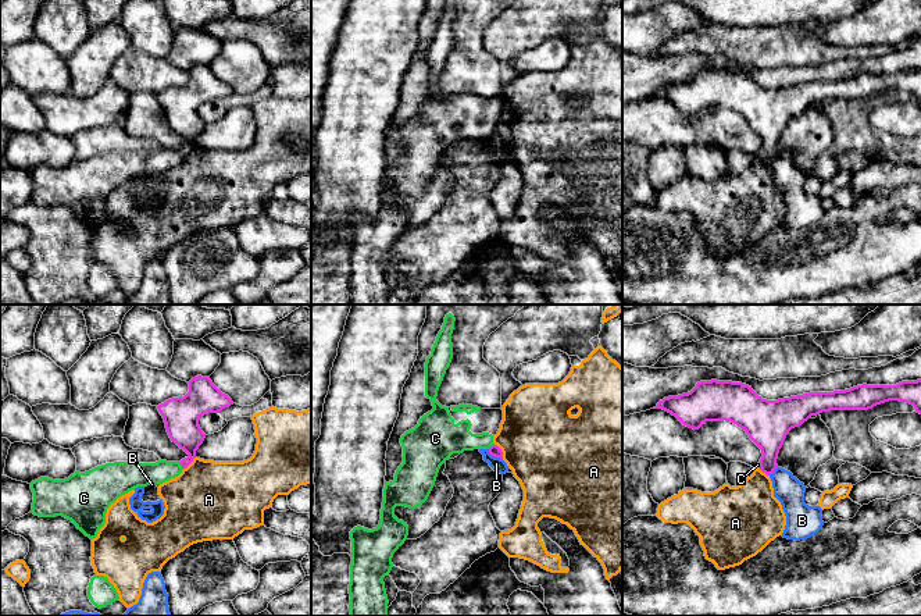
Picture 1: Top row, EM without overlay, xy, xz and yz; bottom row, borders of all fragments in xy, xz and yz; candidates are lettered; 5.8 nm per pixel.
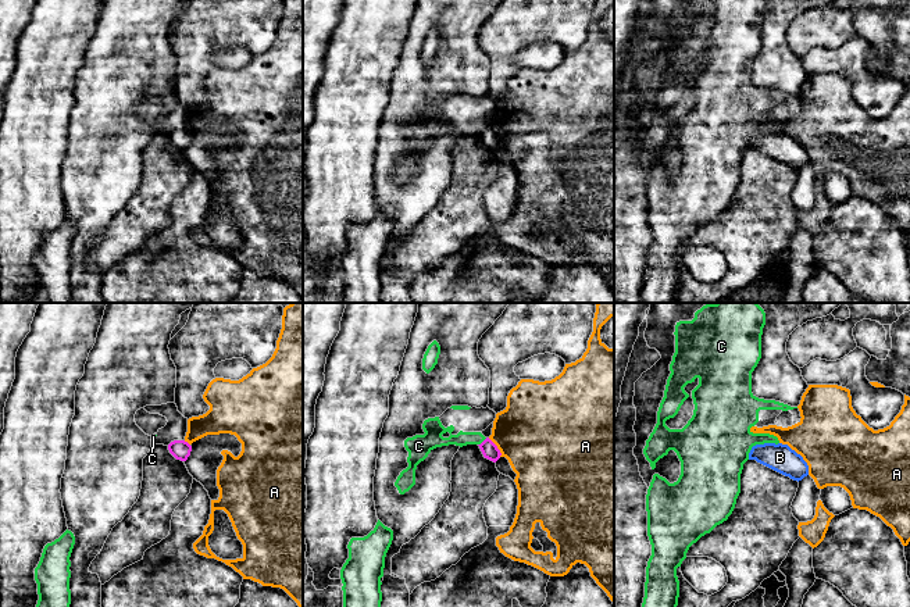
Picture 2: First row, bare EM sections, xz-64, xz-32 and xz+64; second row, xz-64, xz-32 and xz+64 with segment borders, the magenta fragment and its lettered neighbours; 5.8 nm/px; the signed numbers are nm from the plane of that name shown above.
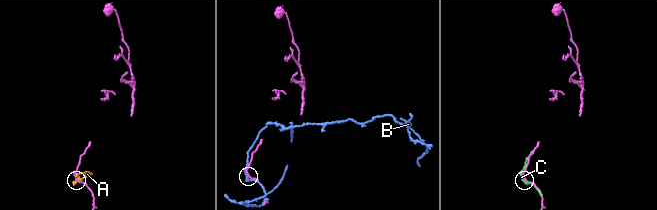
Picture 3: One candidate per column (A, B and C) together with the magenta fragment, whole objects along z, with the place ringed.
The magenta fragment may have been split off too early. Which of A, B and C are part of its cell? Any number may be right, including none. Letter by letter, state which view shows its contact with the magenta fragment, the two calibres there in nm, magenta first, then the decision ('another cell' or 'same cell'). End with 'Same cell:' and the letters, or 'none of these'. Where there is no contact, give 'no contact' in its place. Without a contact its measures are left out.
A: meets magenta in xz; 70 nm thick on the magenta side, 460 nm on the other; another cell
B: meets magenta in xz; 70 nm thick on the magenta side, 80 nm on the other; another cell
C: meets magenta in xy; 190 nm thick on the magenta side, 140 nm on the other; another cell
Same cell: none of these

